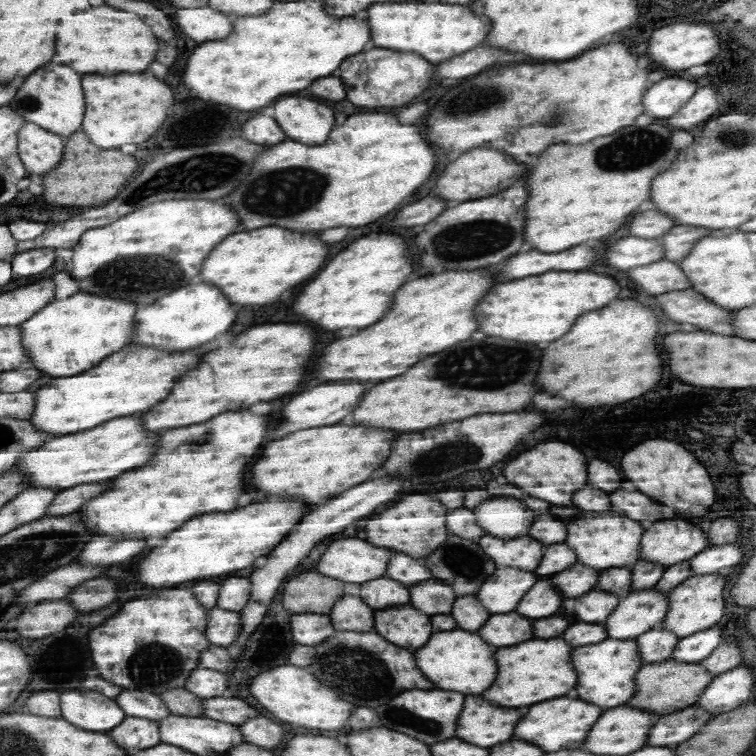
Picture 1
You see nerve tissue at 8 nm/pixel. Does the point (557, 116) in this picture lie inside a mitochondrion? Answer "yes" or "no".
yes

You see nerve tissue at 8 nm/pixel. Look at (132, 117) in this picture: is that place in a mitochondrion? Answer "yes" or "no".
no

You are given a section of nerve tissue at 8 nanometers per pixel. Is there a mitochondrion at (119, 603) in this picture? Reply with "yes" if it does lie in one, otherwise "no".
no

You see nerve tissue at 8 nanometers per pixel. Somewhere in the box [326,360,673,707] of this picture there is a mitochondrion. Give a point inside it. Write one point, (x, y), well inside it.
(360, 662)

